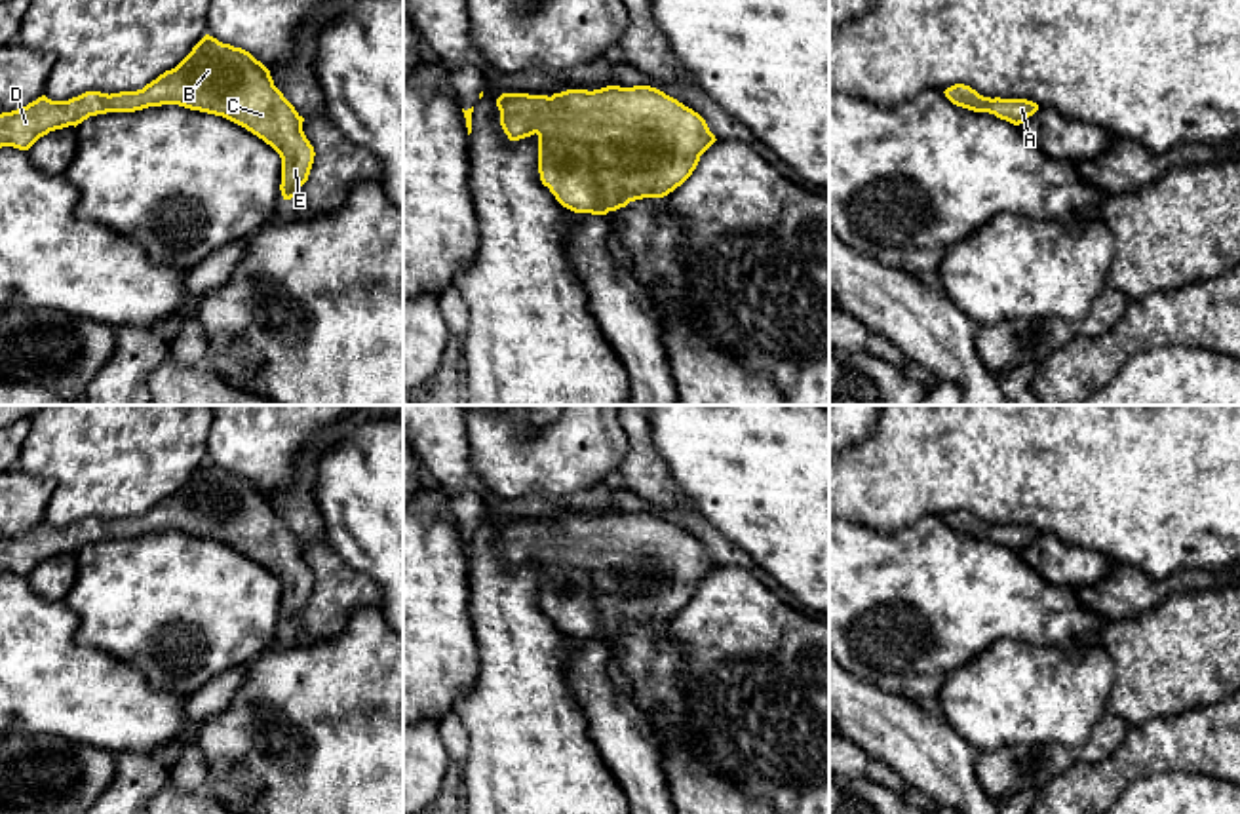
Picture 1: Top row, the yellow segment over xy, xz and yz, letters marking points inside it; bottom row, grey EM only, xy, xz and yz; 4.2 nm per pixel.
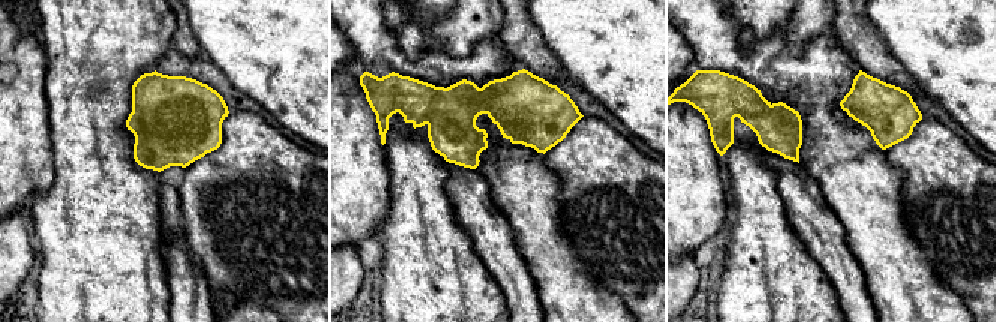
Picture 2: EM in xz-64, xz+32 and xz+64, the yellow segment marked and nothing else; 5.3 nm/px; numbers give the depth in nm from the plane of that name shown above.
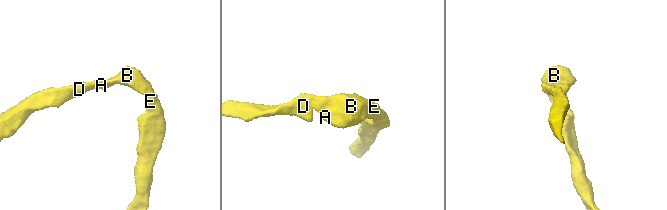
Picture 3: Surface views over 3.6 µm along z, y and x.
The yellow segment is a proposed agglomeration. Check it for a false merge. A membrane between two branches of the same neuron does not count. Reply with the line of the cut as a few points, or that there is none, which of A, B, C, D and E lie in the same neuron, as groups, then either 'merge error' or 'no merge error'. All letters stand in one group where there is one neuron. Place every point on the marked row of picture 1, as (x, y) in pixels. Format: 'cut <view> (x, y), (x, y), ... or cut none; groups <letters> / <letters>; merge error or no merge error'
cut none; groups A B C D E; no merge error

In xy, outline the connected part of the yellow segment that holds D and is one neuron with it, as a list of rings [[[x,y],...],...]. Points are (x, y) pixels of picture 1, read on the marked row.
[[[205,34],[175,68],[165,70],[143,89],[110,95],[101,91],[86,91],[68,101],[51,101],[42,95],[23,108],[2,112],[0,148],[13,146],[19,150],[29,150],[49,131],[68,126],[76,127],[89,116],[107,112],[135,112],[162,105],[179,105],[190,110],[223,116],[270,145],[281,158],[280,190],[283,200],[295,198],[299,188],[308,181],[316,152],[302,131],[304,118],[274,86],[270,70],[261,61],[257,61],[249,51],[223,44],[209,34]]]

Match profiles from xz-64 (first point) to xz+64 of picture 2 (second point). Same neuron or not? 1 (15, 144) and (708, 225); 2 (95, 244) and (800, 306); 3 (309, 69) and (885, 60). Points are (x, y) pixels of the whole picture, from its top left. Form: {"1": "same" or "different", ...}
{"1": "same", "2": "same", "3": "different"}

